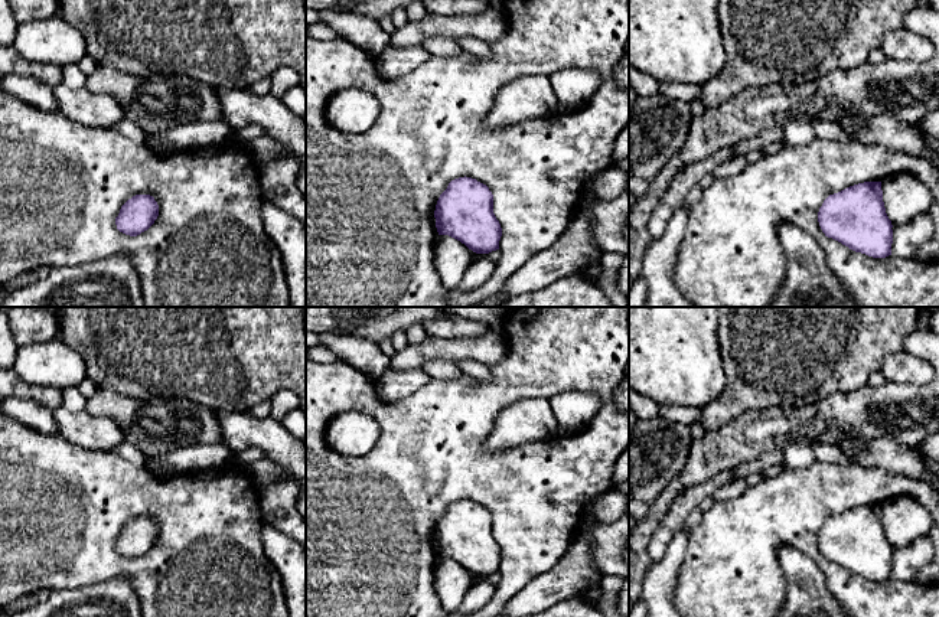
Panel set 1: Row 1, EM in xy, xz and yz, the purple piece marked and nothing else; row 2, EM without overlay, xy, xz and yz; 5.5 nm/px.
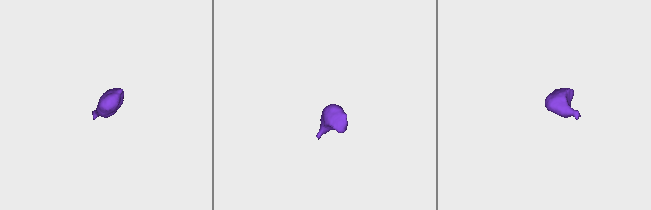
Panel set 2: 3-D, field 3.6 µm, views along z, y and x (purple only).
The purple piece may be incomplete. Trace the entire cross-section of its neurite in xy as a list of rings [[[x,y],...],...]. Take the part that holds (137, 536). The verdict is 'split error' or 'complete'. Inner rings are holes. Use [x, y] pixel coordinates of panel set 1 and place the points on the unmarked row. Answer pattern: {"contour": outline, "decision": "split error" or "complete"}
{"contour": [[[136,518],[128,522],[115,541],[117,552],[125,558],[137,559],[147,554],[159,539],[159,528],[150,518]]], "decision": "complete"}

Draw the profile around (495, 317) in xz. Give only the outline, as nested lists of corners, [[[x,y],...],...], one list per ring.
[[[437,307],[441,311],[479,320],[498,332],[505,330],[508,310],[505,307]]]

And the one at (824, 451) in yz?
[[[814,441],[811,443],[815,458],[822,463],[847,463],[841,448],[837,444]]]

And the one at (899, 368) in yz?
[[[904,350],[889,355],[880,368],[887,382],[925,385],[935,378],[935,368],[925,359]]]

